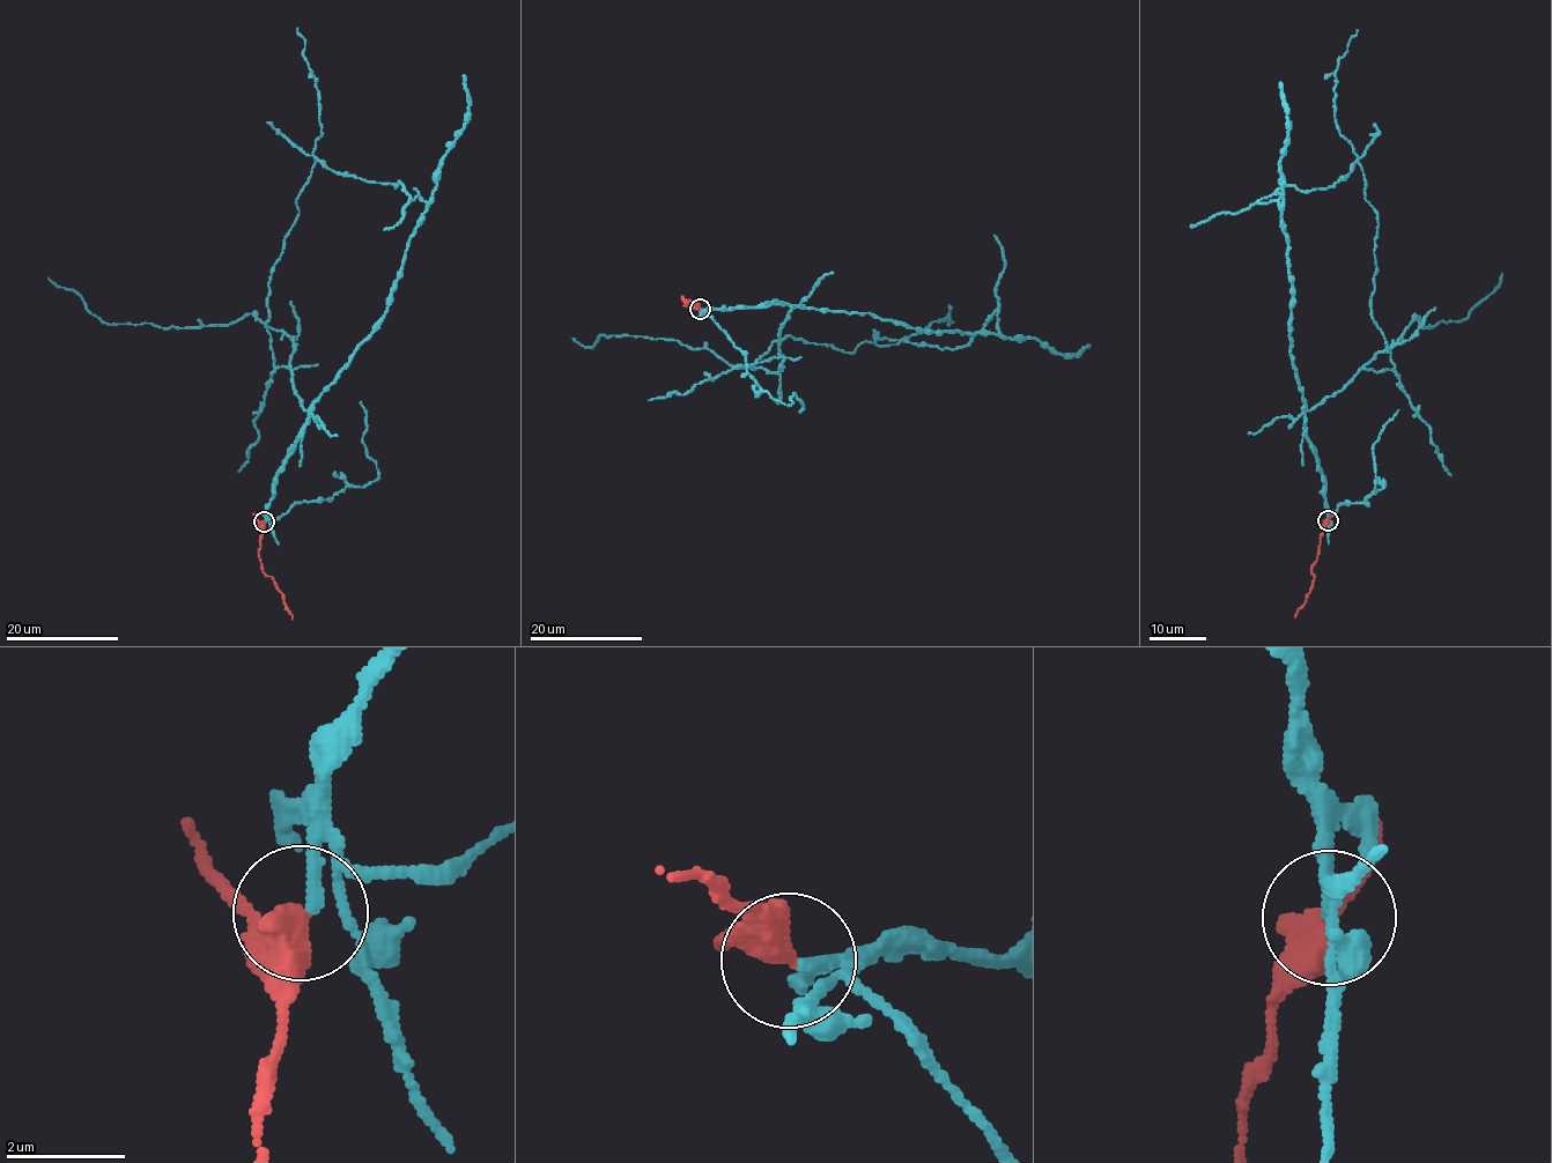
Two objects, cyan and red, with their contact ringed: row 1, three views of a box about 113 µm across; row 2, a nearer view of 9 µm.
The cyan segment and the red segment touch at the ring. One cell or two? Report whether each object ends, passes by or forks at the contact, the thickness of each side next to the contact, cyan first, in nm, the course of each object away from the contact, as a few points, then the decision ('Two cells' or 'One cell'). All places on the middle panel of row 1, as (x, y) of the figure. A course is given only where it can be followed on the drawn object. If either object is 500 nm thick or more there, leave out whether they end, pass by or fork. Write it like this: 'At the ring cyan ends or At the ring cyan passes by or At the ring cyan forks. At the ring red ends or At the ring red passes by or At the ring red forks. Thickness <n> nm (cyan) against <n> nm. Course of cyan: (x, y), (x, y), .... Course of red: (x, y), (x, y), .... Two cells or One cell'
At the ring cyan ends. At the ring red passes by. Thickness 190 nm (cyan) against 440 nm. Course of cyan: (700, 309), (781, 304), (999, 332), (998, 306), (954, 349), (863, 341), (852, 353), (784, 336), (648, 400). Course of red: (699, 309), (682, 297), (687, 306), (688, 299). Two cells

